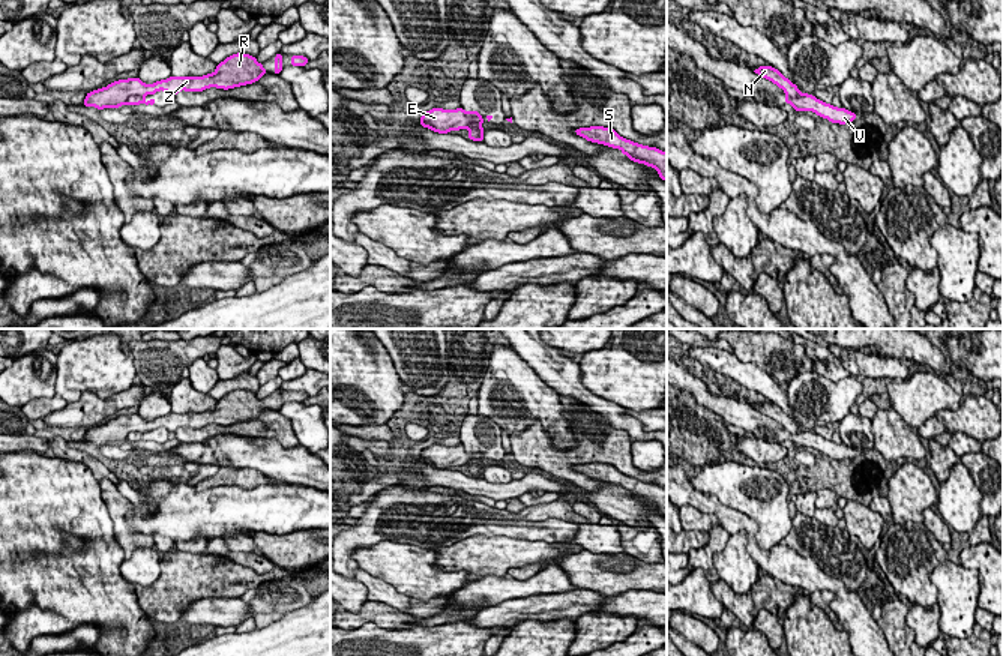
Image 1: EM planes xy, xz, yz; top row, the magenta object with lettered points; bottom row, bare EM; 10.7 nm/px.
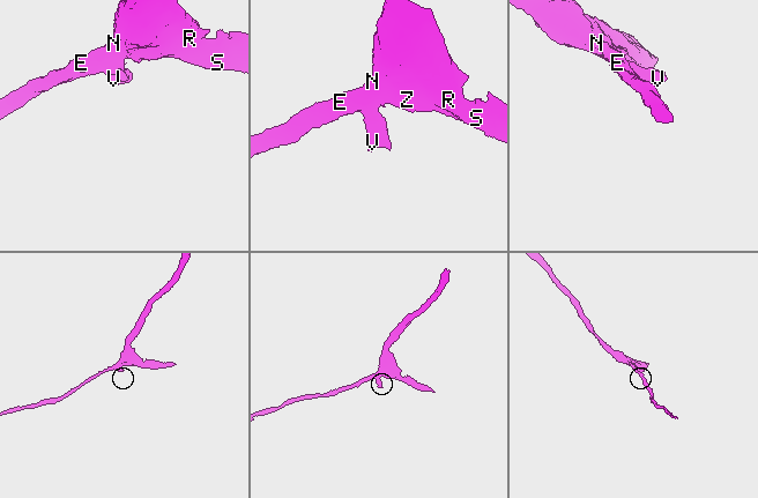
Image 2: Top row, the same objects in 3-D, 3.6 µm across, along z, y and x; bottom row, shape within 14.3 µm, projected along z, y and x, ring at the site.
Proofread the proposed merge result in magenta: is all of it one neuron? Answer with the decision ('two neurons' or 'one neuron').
two neurons

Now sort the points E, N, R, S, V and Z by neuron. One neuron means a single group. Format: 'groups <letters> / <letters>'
groups E N R S Z / V

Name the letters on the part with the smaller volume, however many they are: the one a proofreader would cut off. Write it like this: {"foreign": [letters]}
{"foreign": ["V"]}

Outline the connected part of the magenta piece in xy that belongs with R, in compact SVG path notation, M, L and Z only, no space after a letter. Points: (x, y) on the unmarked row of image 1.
M237 389L218 399L213 410L203 413L179 414L171 411L153 420L144 420L138 413L114 417L104 425L89 428L83 441L98 446L119 444L128 438L129 432L155 431L159 426L167 428L168 432L176 432L180 426L203 428L210 423L228 426L257 419L264 410L267 407L255 393Z

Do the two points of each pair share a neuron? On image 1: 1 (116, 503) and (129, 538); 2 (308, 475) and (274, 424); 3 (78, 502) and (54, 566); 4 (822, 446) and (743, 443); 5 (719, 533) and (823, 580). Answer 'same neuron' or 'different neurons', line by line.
1: same neuron
2: different neurons
3: same neuron
4: different neurons
5: different neurons

